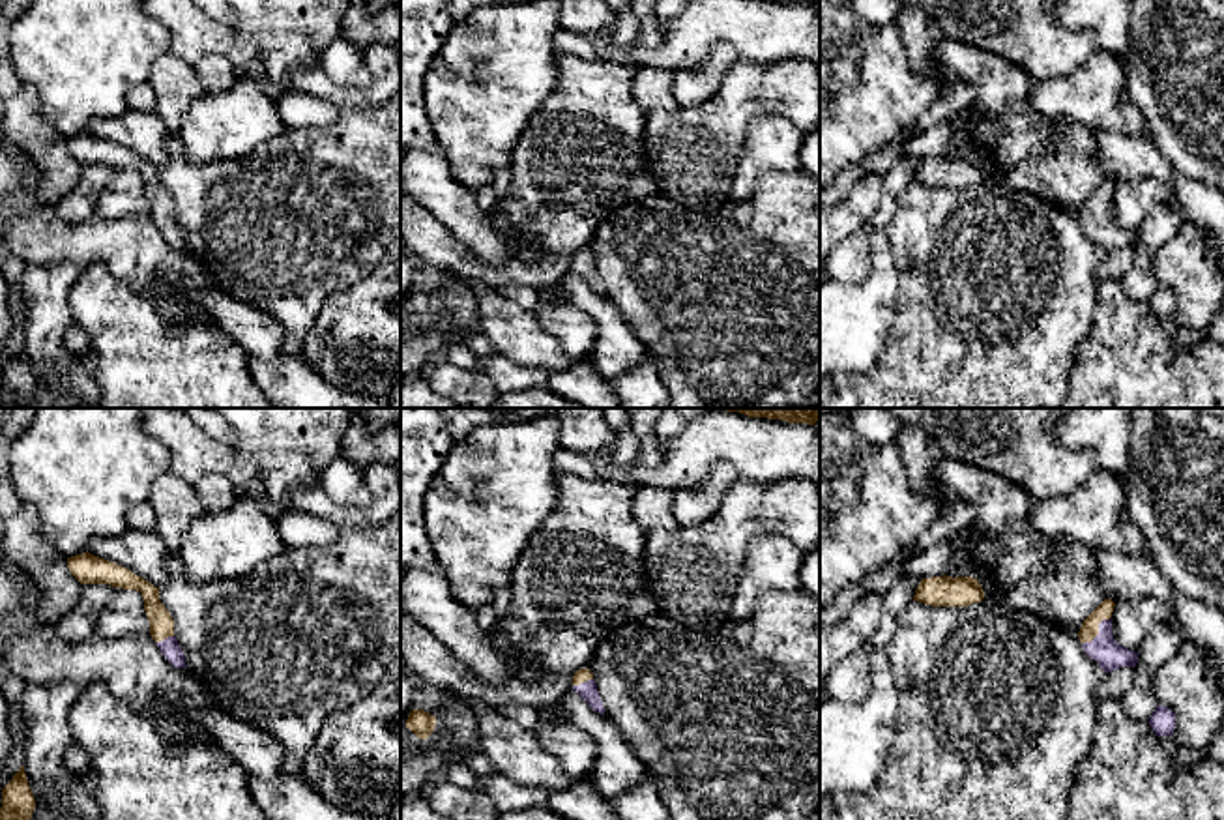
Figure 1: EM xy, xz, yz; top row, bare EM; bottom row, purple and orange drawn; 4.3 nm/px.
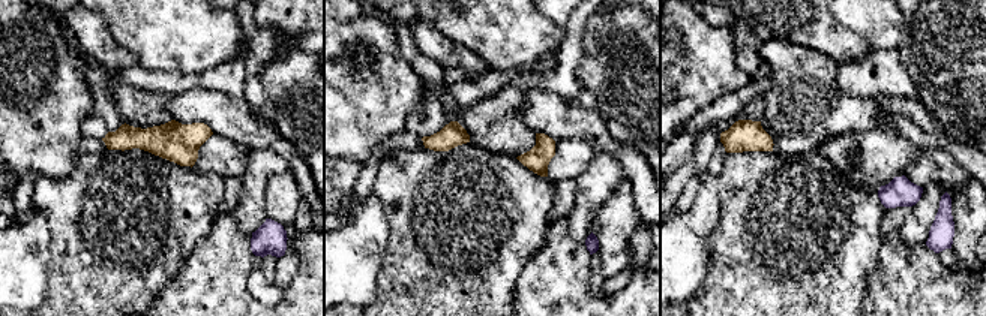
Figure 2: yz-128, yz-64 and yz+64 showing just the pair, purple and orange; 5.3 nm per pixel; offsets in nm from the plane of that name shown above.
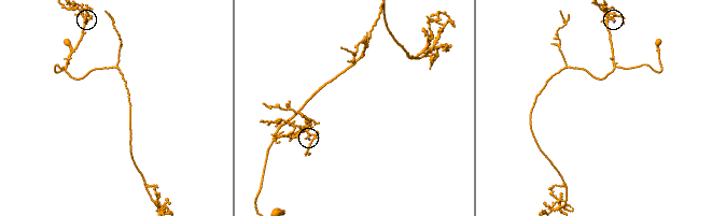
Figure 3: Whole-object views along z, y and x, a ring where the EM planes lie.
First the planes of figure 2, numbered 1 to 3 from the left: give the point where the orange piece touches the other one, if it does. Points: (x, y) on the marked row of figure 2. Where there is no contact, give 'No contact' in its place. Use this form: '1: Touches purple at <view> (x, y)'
1: No contact
2: No contact
3: No contact

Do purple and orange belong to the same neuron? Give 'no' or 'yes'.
yes

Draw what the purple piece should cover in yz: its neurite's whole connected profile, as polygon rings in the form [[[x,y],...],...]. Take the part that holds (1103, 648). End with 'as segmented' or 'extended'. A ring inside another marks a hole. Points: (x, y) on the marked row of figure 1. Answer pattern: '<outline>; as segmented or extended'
[[[1104,599],[1082,623],[1078,638],[1084,652],[1106,672],[1121,666],[1136,666],[1138,653],[1119,646],[1112,635],[1112,612],[1115,603]]]; extended

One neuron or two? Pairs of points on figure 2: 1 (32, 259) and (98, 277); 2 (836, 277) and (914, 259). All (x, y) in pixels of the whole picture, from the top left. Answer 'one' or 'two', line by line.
1: two
2: two

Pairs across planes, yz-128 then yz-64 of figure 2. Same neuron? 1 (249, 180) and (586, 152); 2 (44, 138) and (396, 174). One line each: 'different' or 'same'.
1: different
2: different

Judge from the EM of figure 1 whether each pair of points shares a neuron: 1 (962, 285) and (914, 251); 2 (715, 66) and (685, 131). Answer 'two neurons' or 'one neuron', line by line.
1: one neuron
2: two neurons

